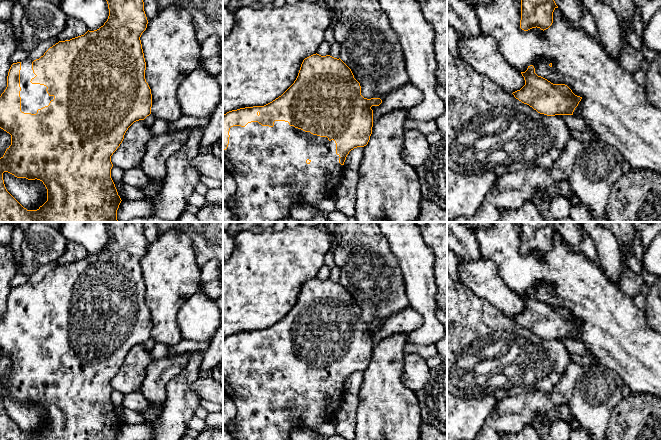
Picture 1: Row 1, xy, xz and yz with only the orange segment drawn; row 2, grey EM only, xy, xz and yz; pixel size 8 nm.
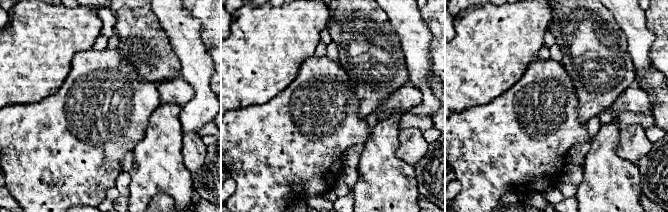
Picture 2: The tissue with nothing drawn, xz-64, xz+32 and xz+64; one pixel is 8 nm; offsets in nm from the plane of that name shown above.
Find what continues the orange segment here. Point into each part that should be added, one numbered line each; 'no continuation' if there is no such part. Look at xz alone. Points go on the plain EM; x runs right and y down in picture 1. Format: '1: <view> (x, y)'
1: xz (268, 388)

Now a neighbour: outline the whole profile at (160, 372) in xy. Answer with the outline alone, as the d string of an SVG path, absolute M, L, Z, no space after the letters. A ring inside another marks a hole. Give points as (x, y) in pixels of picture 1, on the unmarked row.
M184 353L176 359L162 358L154 360L146 372L141 386L143 396L150 403L162 406L166 400L166 385L185 366L187 355Z

